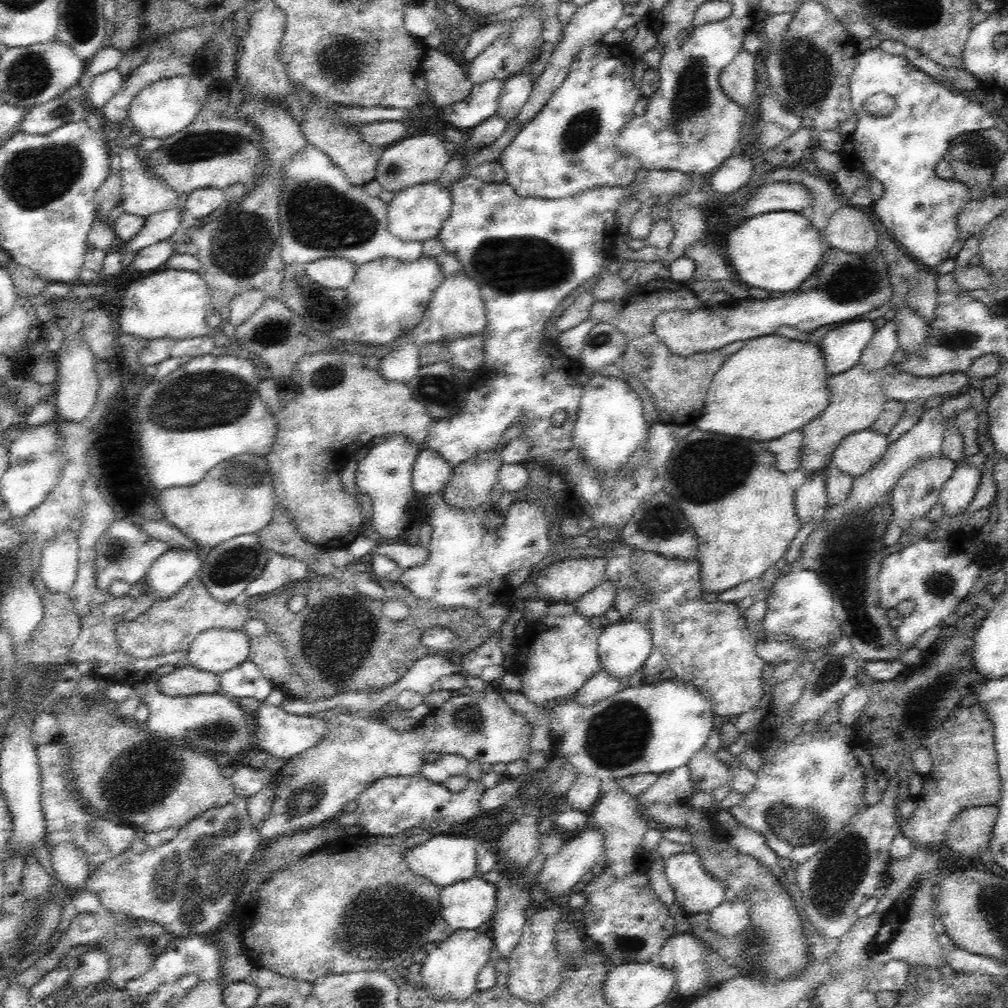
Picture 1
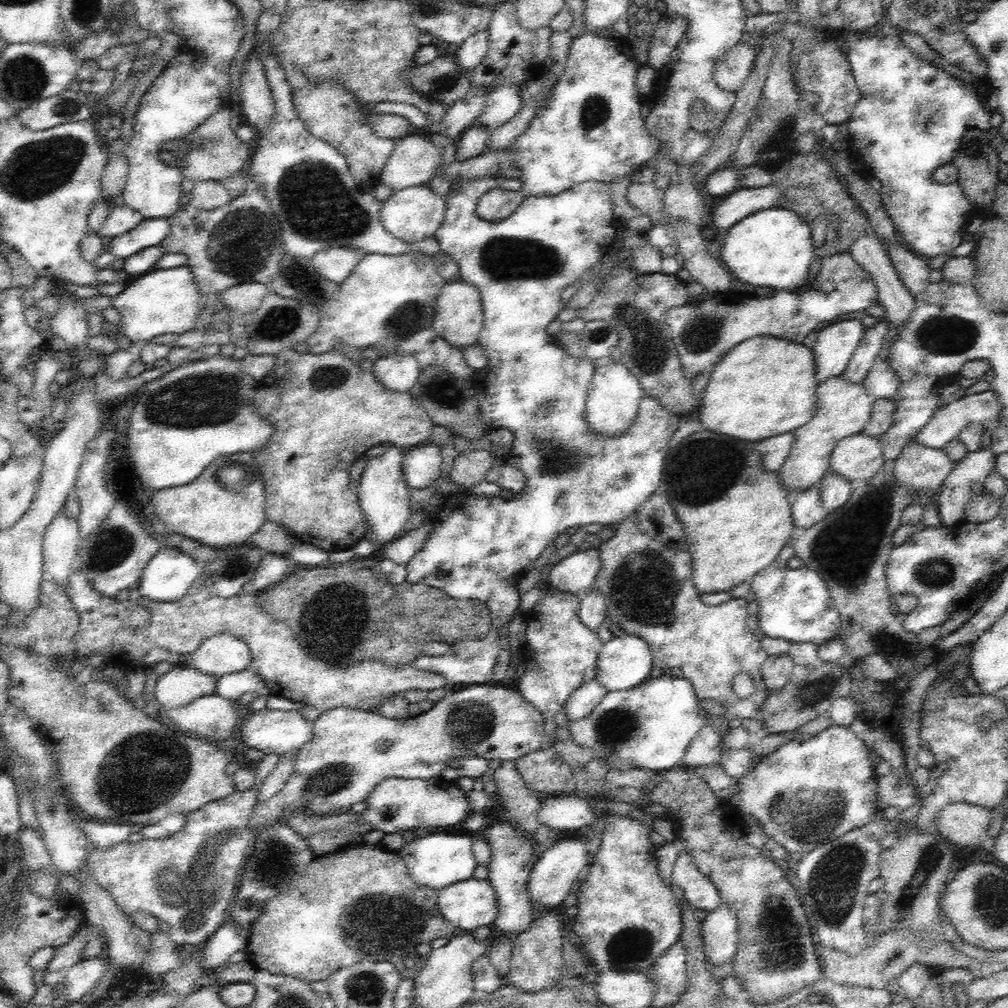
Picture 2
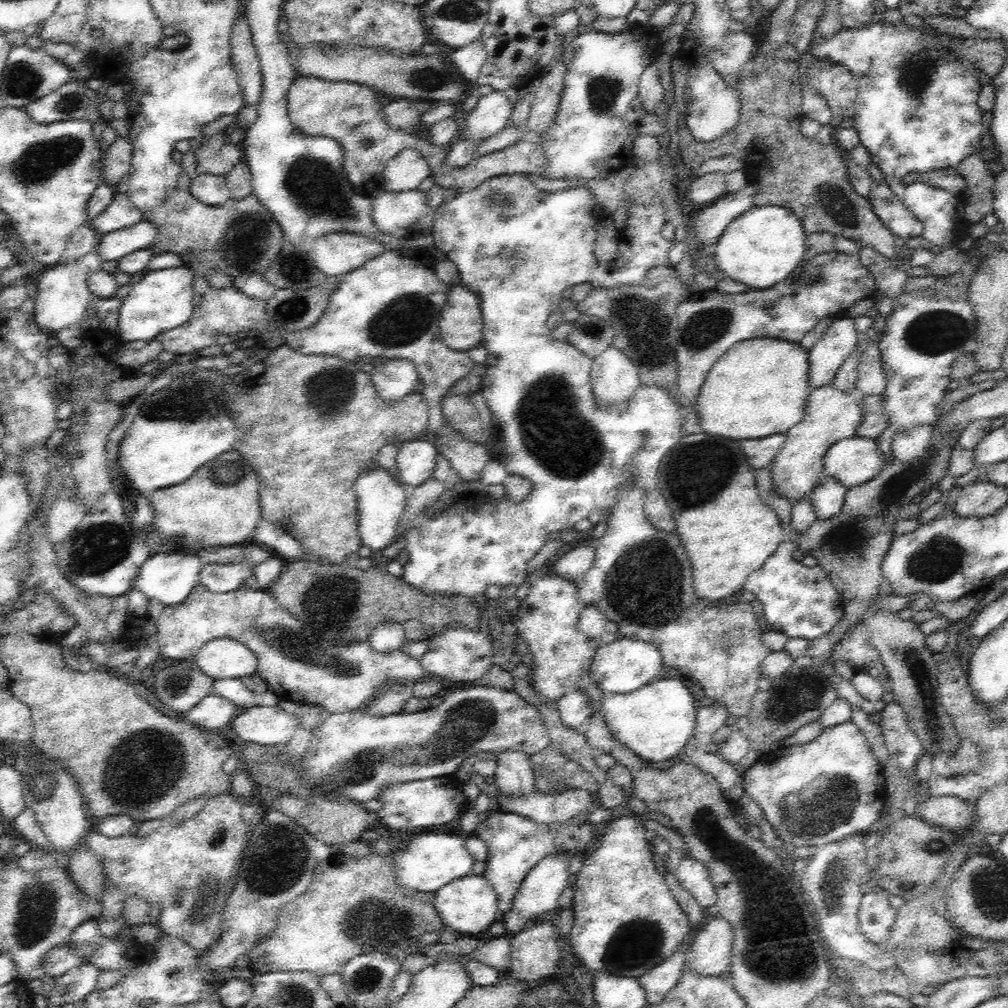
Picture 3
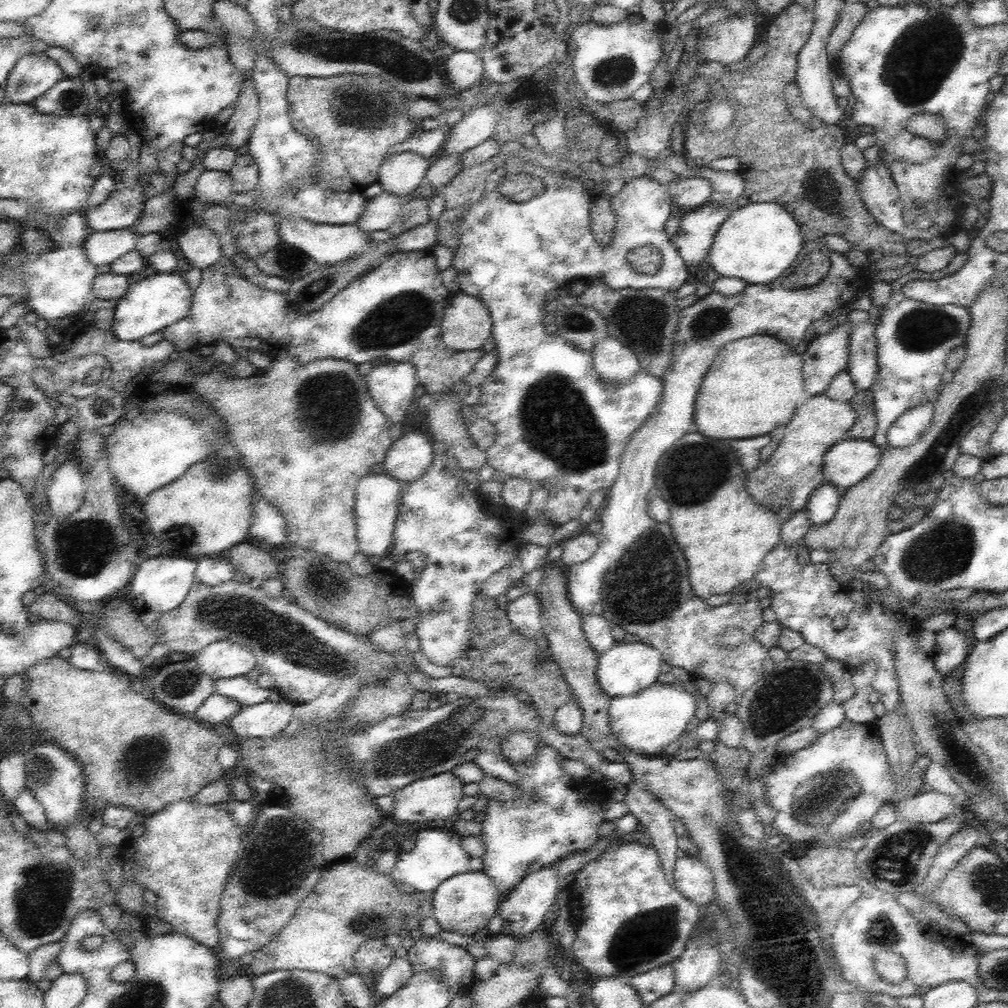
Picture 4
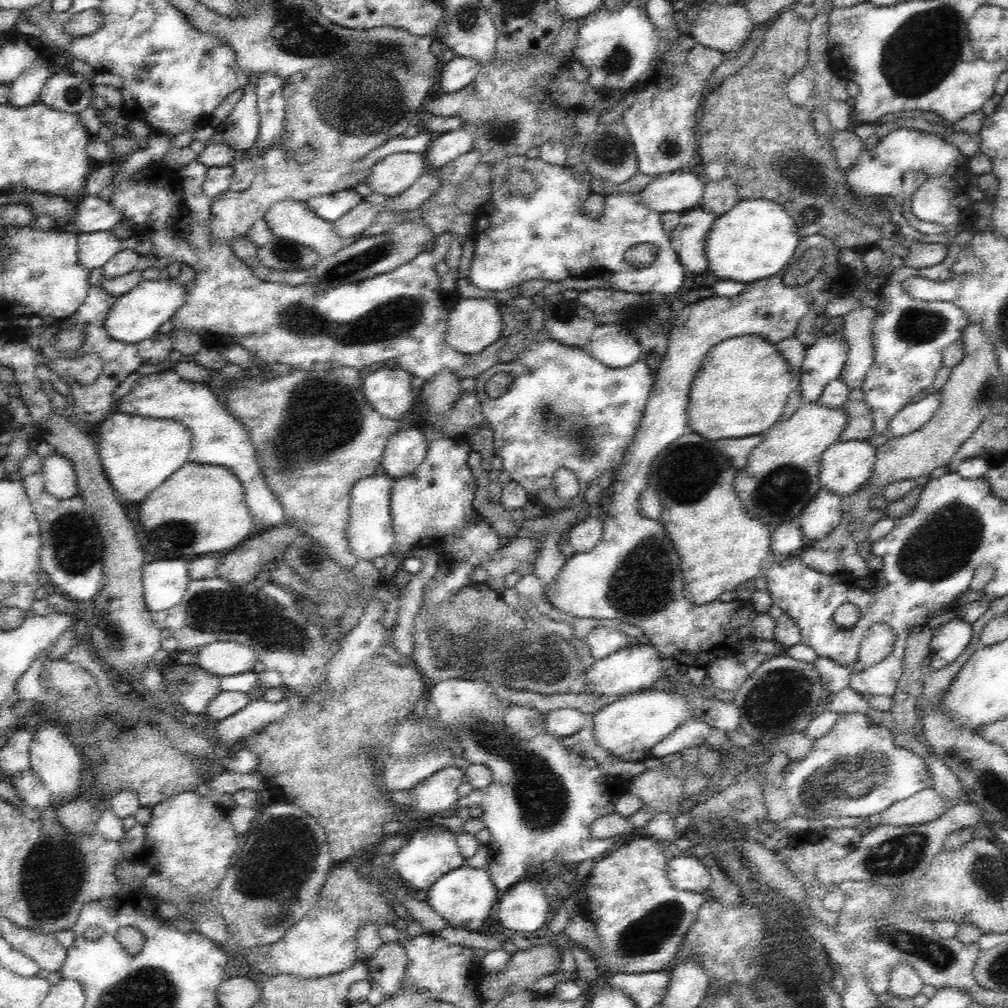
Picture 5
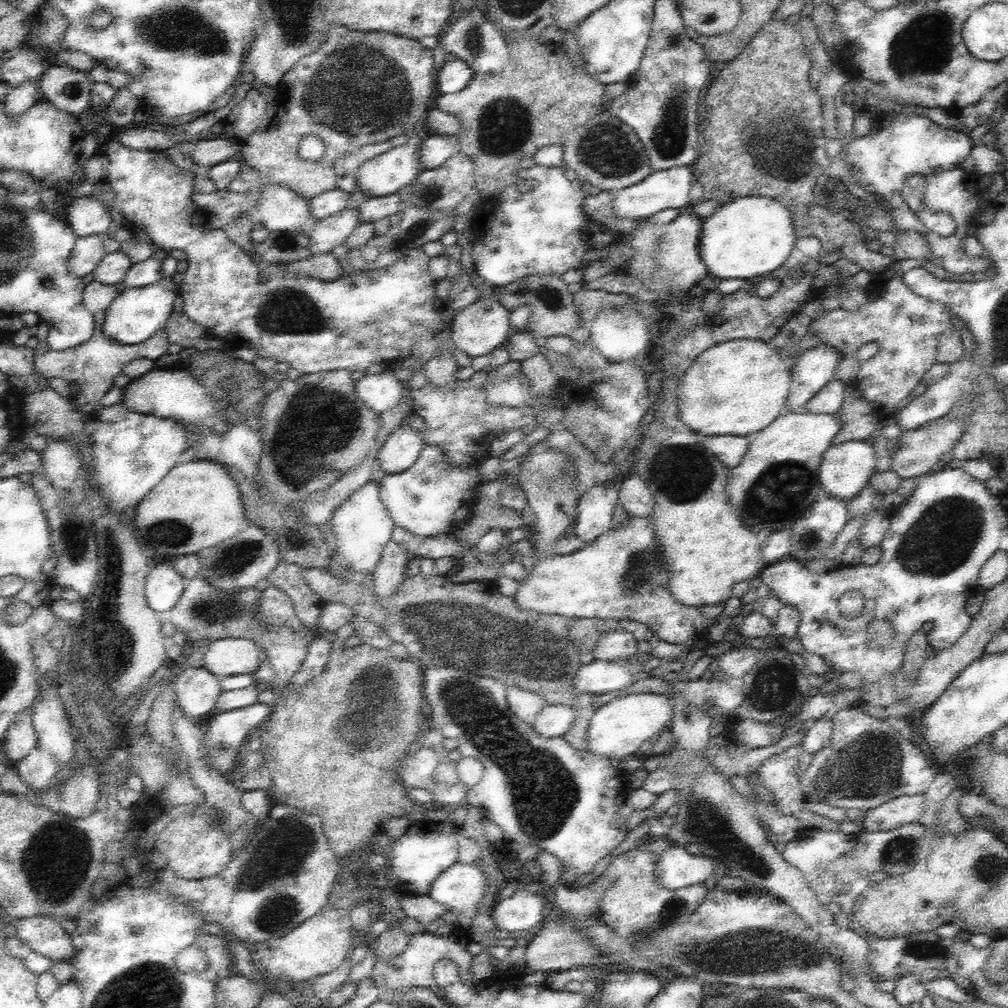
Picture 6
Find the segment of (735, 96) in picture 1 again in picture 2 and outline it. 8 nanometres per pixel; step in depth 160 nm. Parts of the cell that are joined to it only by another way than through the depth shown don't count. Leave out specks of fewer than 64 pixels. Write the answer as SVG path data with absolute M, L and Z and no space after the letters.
M738 42L715 64L713 79L722 90L736 93L754 67L756 52L748 42Z

